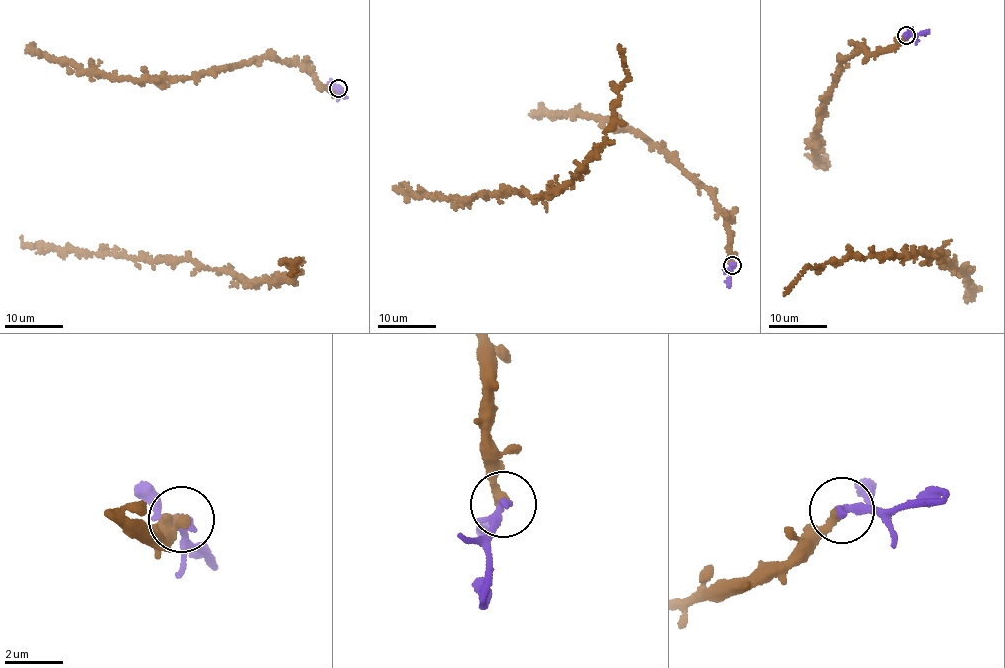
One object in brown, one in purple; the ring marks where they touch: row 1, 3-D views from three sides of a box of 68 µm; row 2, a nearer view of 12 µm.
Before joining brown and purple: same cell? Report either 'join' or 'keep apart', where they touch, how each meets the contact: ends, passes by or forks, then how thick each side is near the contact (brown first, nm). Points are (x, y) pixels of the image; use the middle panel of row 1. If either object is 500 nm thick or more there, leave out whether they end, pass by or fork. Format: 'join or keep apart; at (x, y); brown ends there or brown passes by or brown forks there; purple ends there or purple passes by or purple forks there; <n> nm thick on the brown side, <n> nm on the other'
join; at (732, 265); brown ends there; purple passes by; 300 nm thick on the brown side, 260 nm on the other

